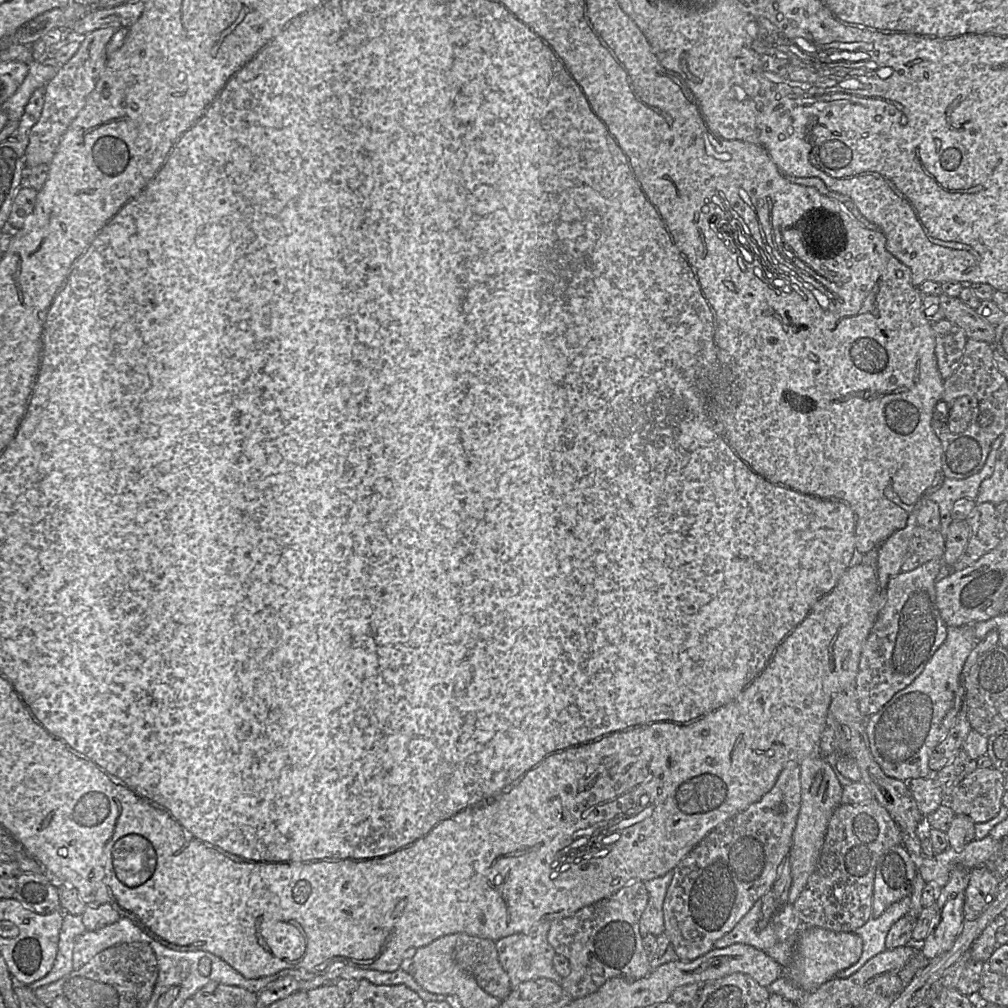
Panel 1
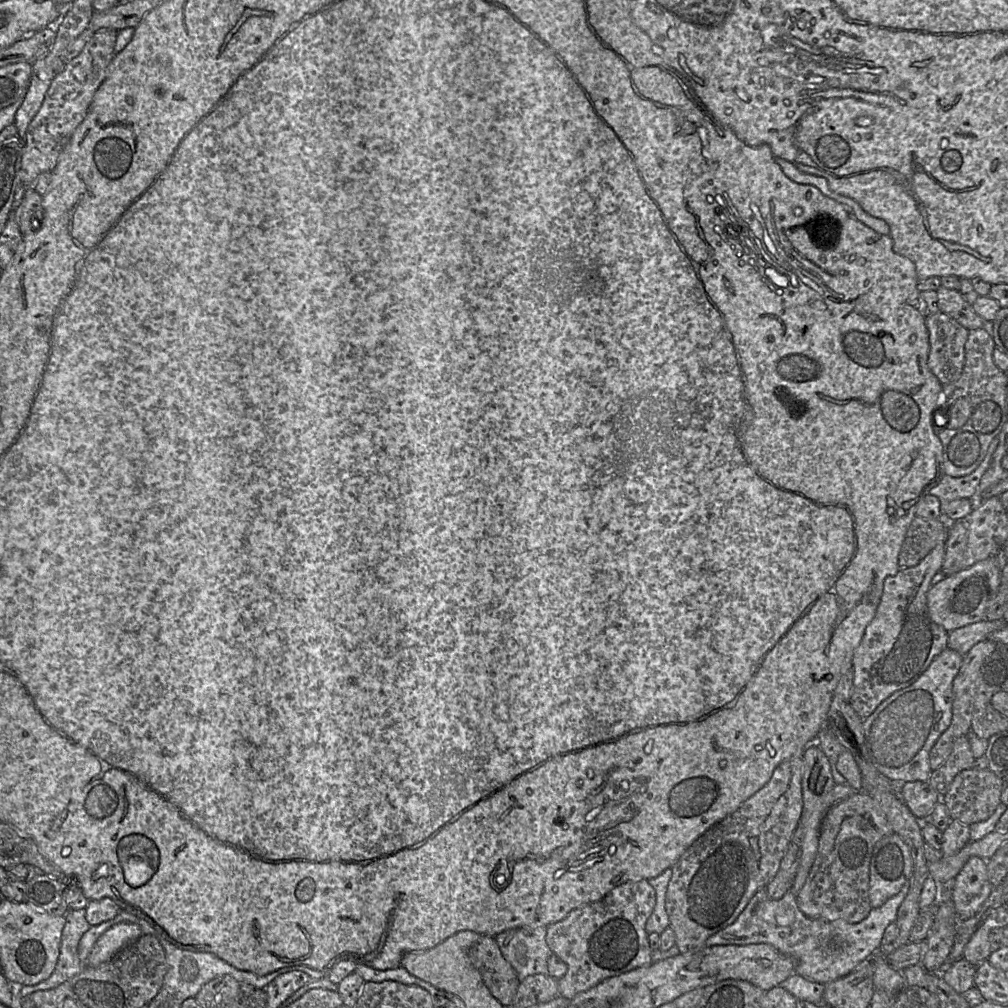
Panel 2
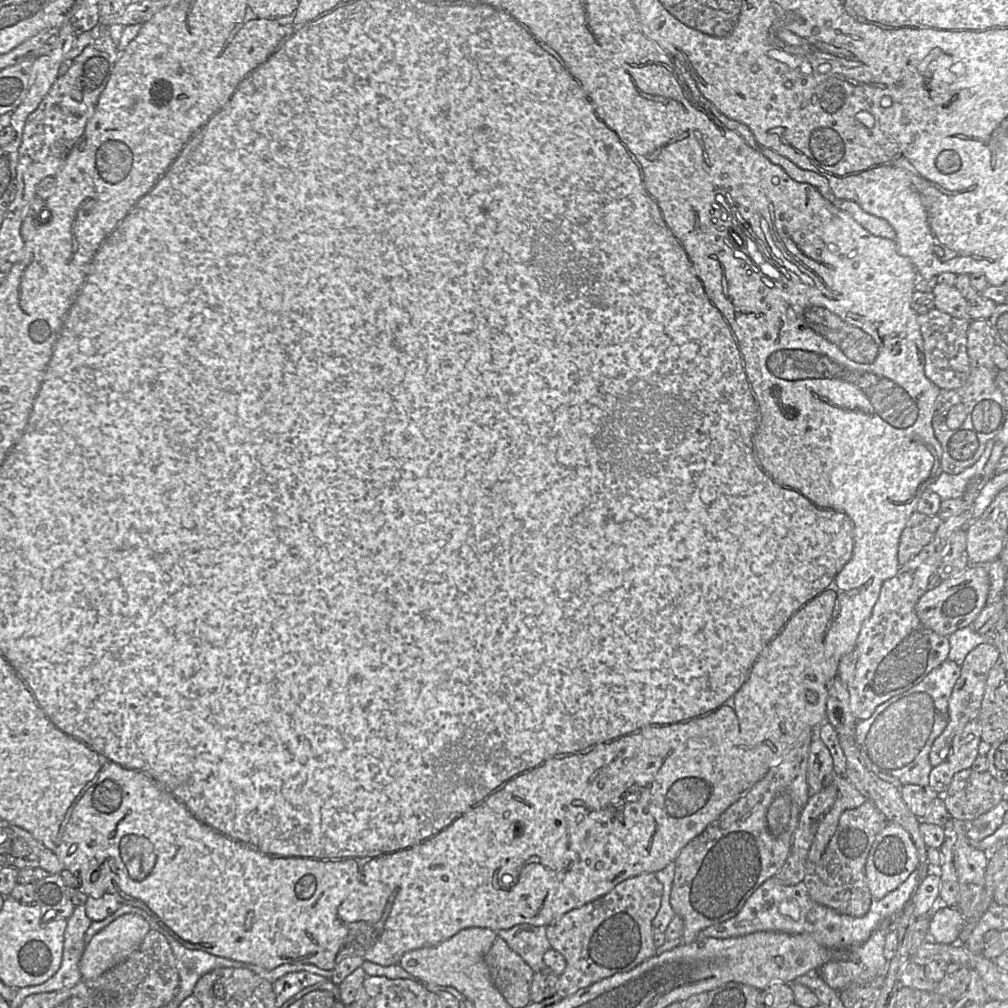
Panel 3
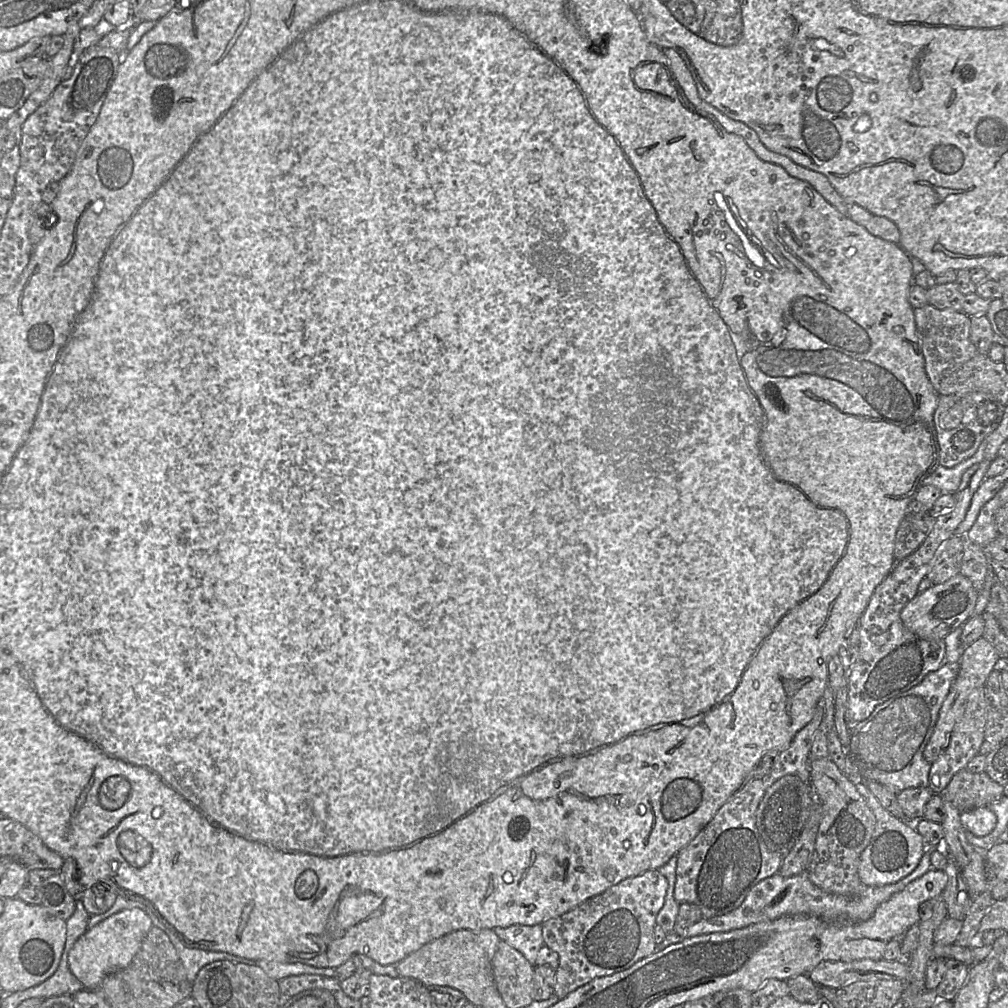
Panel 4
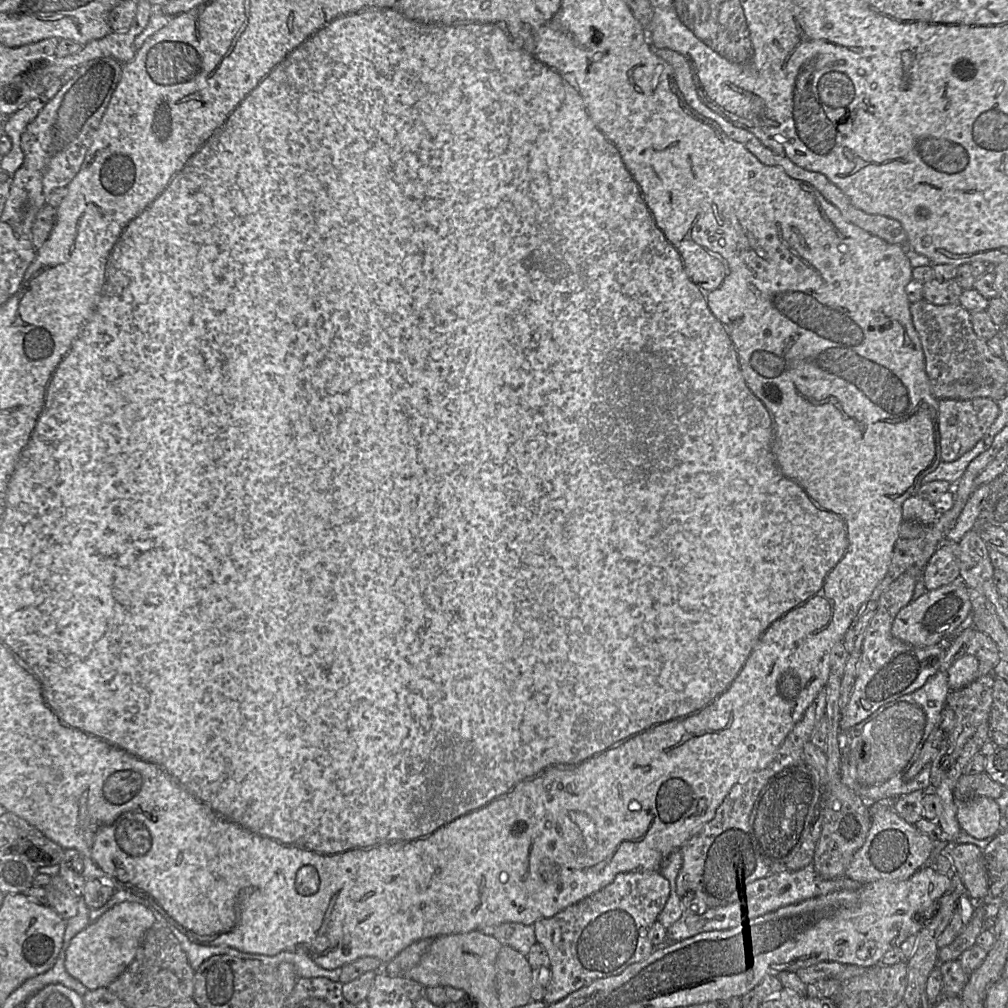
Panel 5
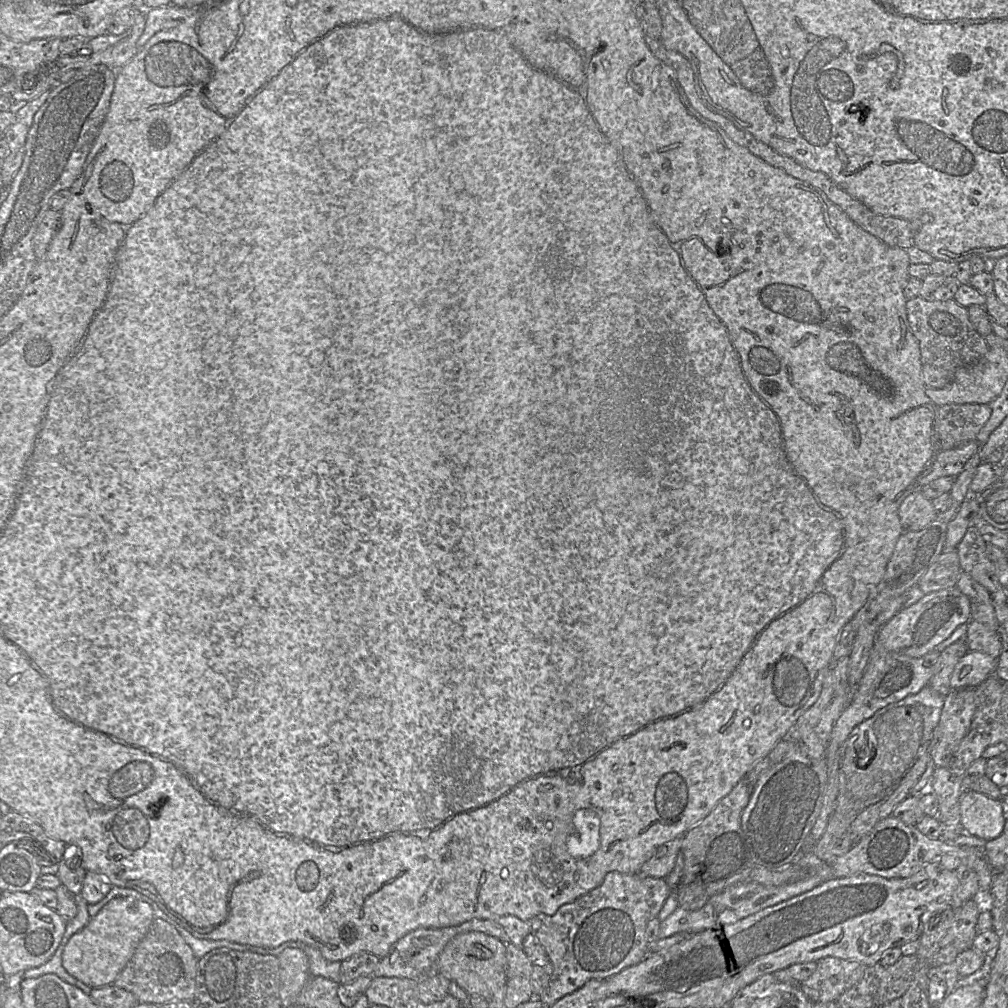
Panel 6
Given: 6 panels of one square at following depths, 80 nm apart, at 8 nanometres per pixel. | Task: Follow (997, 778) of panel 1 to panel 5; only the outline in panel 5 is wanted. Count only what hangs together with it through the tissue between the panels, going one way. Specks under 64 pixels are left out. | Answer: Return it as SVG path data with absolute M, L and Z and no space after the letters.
M985 771L980 774L963 774L957 781L954 789L954 797L960 802L971 801L977 797L998 799L1006 787L993 781Z

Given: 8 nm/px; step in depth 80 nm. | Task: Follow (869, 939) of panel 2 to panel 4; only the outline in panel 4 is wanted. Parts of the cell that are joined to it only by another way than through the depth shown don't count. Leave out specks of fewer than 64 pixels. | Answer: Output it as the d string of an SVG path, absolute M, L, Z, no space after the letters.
M926 846L924 855L917 867L898 882L883 886L867 886L863 884L864 888L862 893L857 893L852 896L836 895L822 891L811 882L809 869L792 877L783 877L780 873L776 873L756 884L737 909L722 916L701 919L686 928L681 935L683 938L687 938L702 934L728 932L745 928L752 924L794 915L813 916L827 922L856 923L866 921L871 918L880 904L889 900L891 896L902 891L910 882L924 875L929 869L932 869L930 855L936 848L943 848L943 846Z

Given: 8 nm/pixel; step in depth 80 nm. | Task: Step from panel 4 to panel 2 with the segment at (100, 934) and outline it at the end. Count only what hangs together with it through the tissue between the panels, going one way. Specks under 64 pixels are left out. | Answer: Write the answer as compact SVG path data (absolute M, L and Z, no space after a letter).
M121 922L113 925L96 941L86 965L97 967L109 961L120 950L137 941L142 935L142 930L137 924Z

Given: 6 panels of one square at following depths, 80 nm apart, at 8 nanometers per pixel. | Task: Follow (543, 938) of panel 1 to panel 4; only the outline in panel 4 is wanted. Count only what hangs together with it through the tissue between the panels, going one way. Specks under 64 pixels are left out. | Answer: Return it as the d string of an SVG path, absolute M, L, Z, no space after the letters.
M512 925L507 928L493 928L500 940L519 951L533 966L539 950L544 946L542 926Z

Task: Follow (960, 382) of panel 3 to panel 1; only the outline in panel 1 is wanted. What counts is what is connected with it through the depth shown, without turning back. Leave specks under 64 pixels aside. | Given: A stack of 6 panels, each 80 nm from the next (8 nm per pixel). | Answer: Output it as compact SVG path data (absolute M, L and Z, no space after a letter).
M946 318L931 324L938 370L943 380L946 380L960 366L968 338L963 329Z

